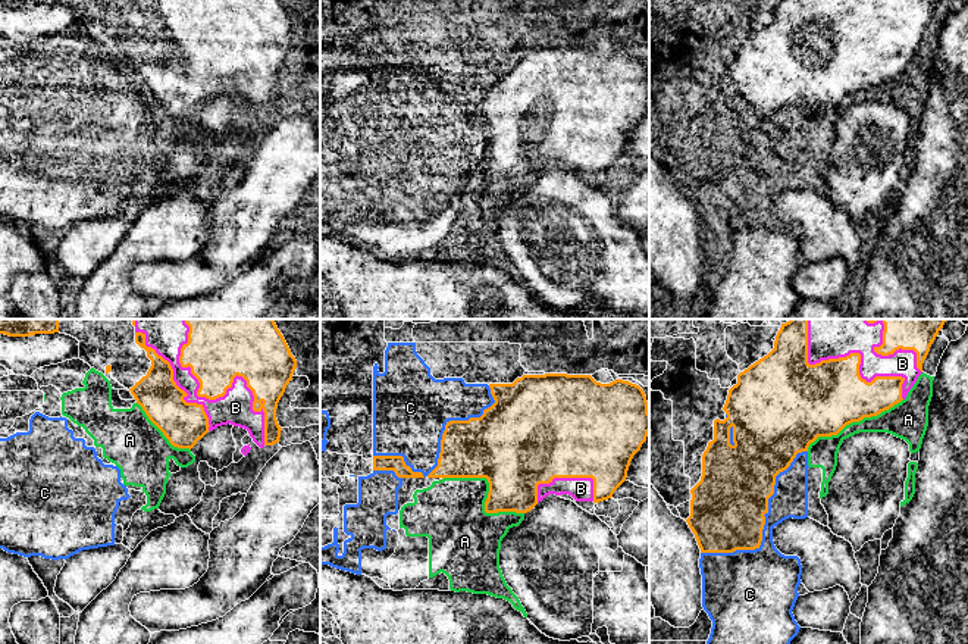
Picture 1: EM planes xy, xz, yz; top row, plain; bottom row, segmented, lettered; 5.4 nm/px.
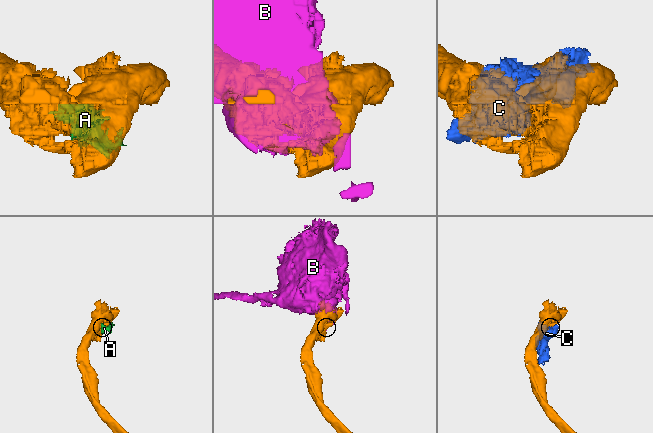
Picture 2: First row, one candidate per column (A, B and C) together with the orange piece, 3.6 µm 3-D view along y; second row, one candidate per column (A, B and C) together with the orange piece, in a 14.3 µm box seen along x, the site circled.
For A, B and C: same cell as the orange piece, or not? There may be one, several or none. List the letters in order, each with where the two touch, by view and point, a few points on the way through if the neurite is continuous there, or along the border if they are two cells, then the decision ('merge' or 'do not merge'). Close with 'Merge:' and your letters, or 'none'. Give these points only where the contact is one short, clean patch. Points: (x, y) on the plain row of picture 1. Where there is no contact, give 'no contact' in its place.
A: xz (488, 163) | do not merge
B: xy (225, 63) | do not merge
C: xz (441, 116) | do not merge
Merge: none

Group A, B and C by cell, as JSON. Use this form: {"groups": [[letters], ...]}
{"groups": [["A", "C"], ["B"]]}

